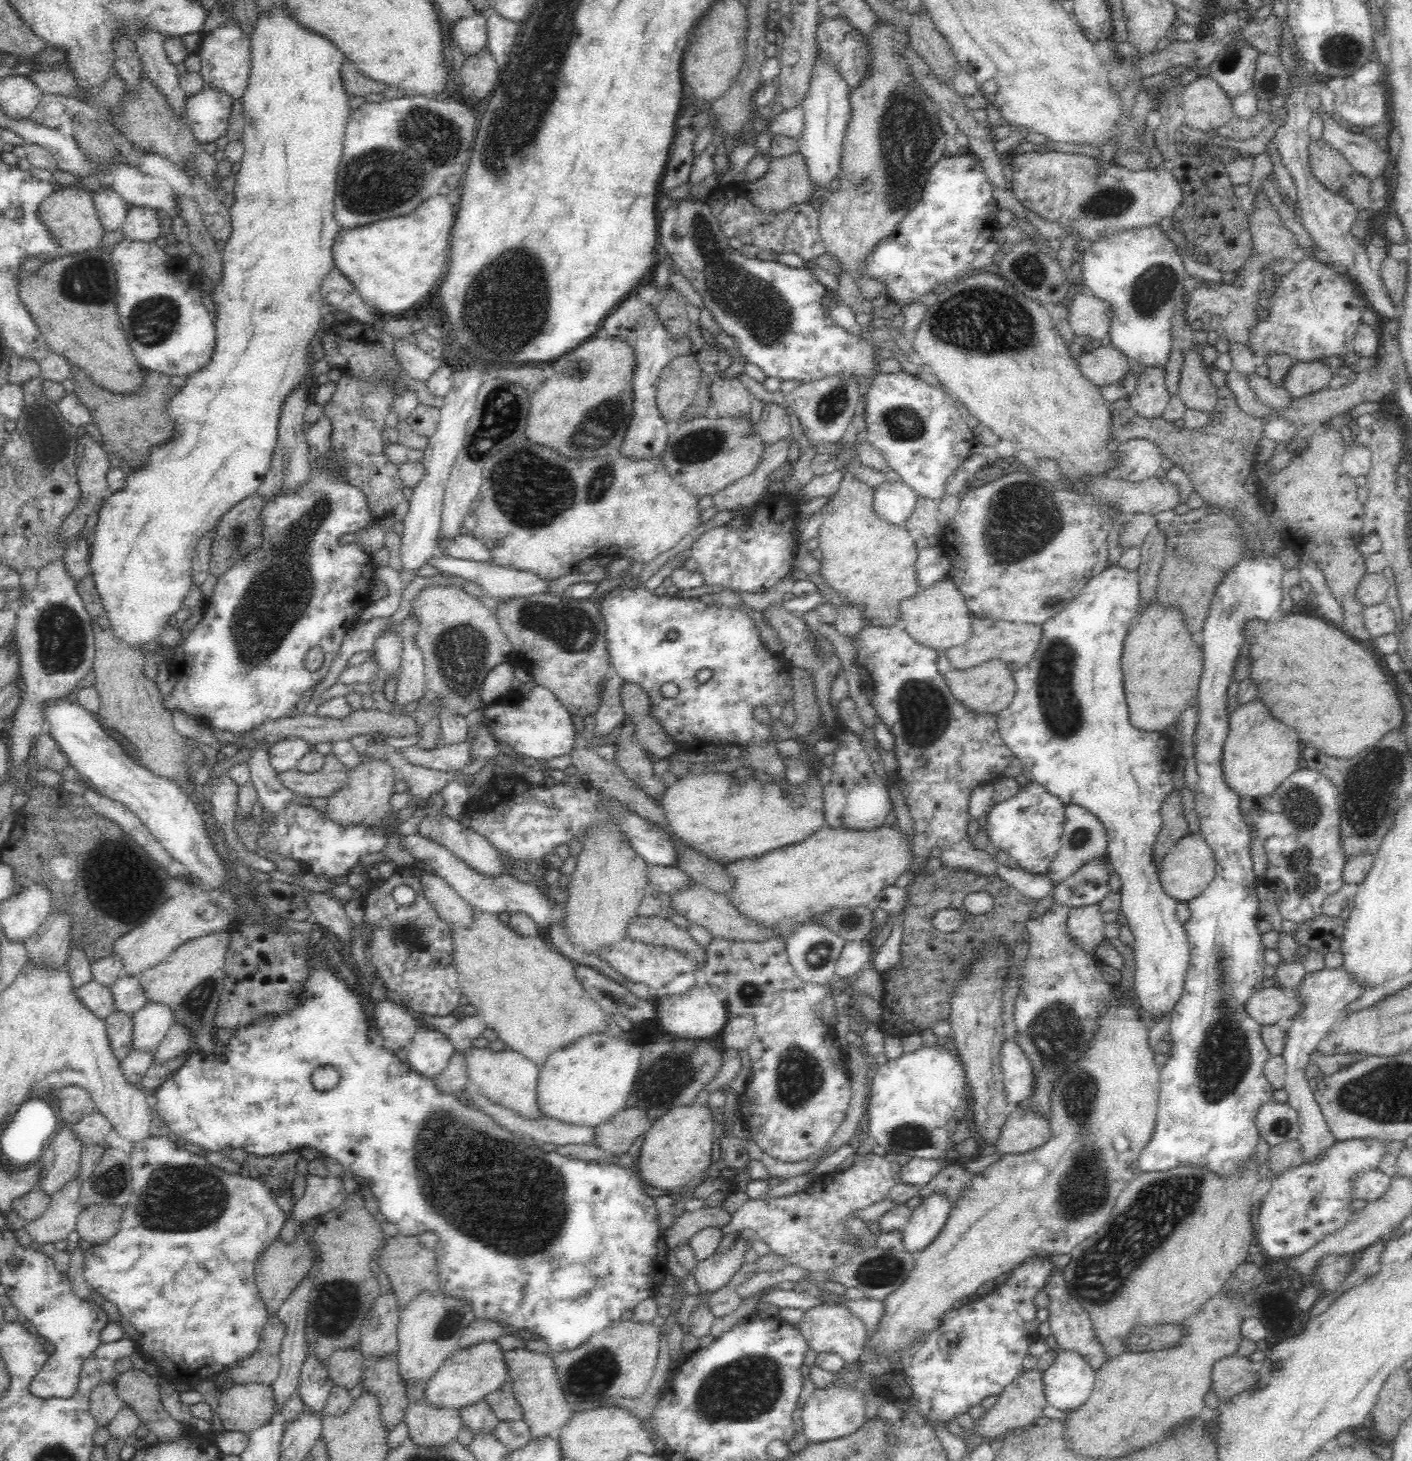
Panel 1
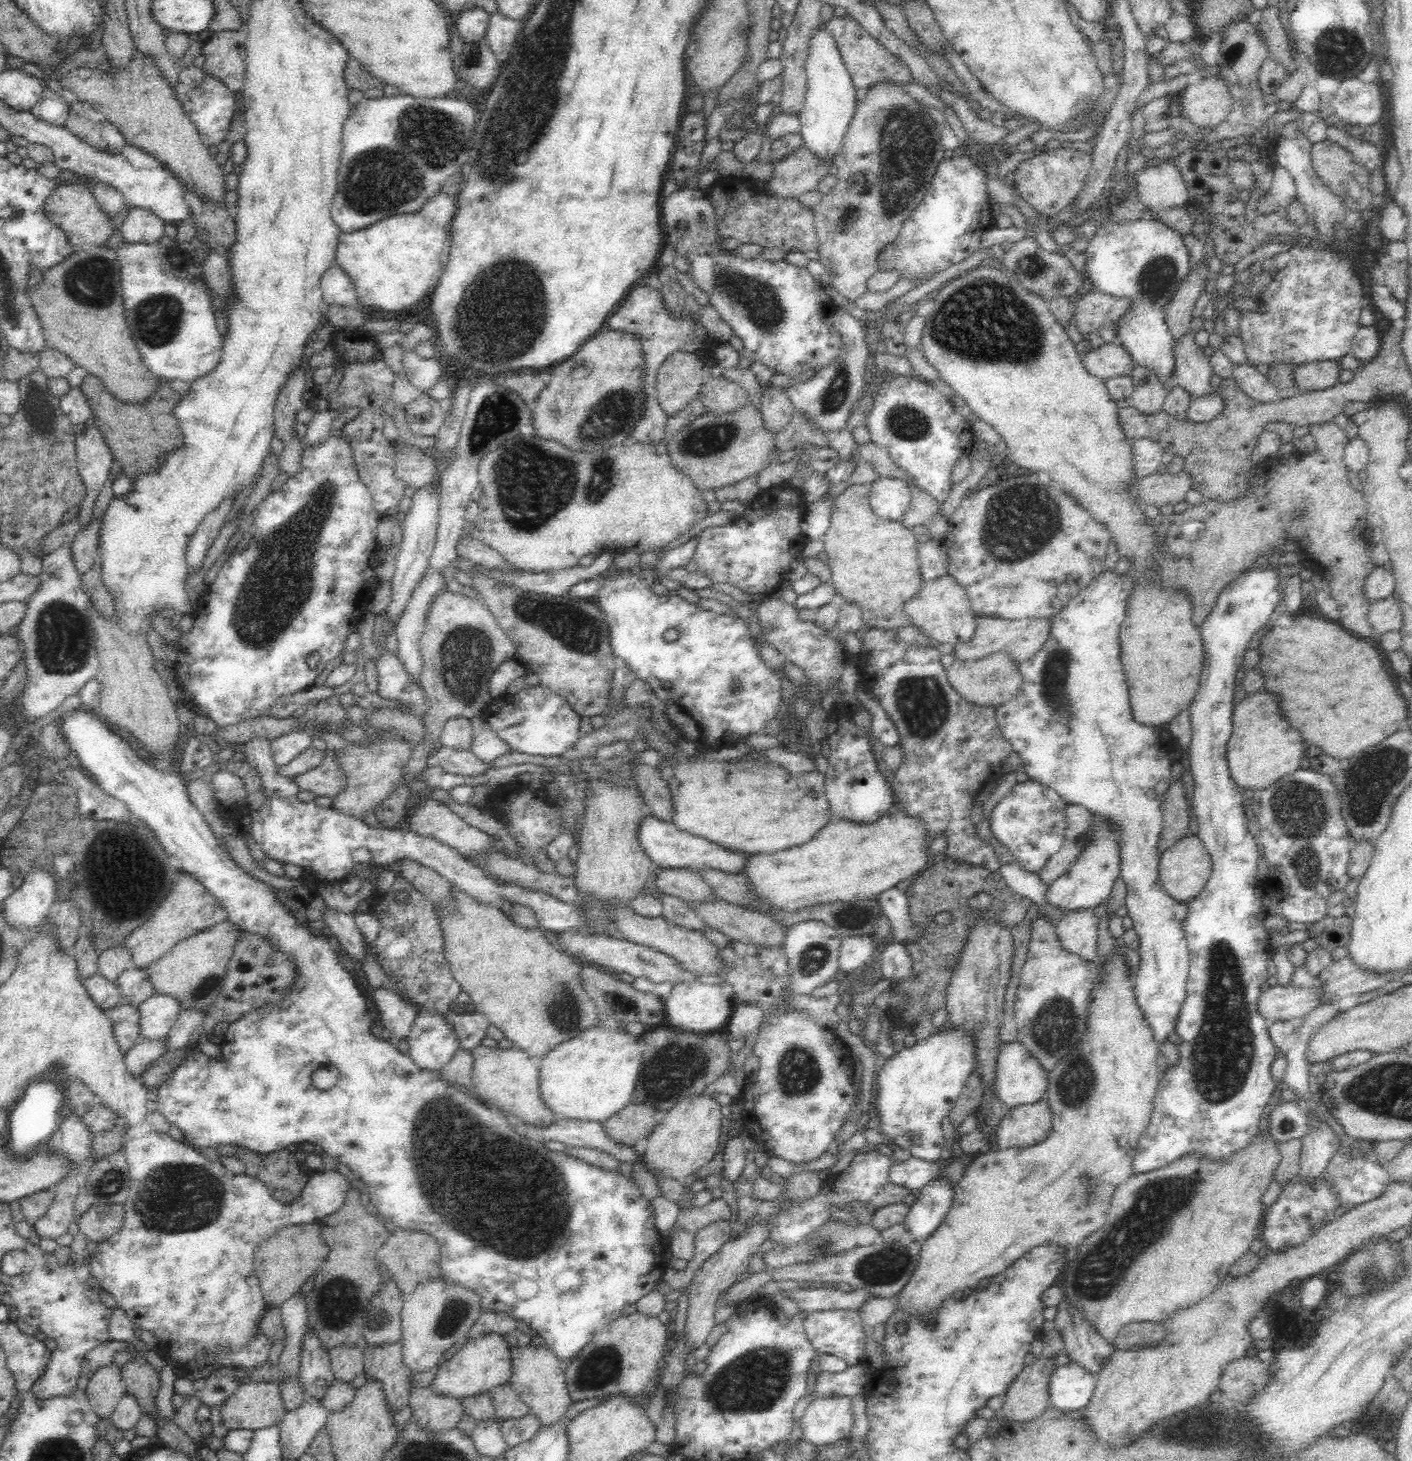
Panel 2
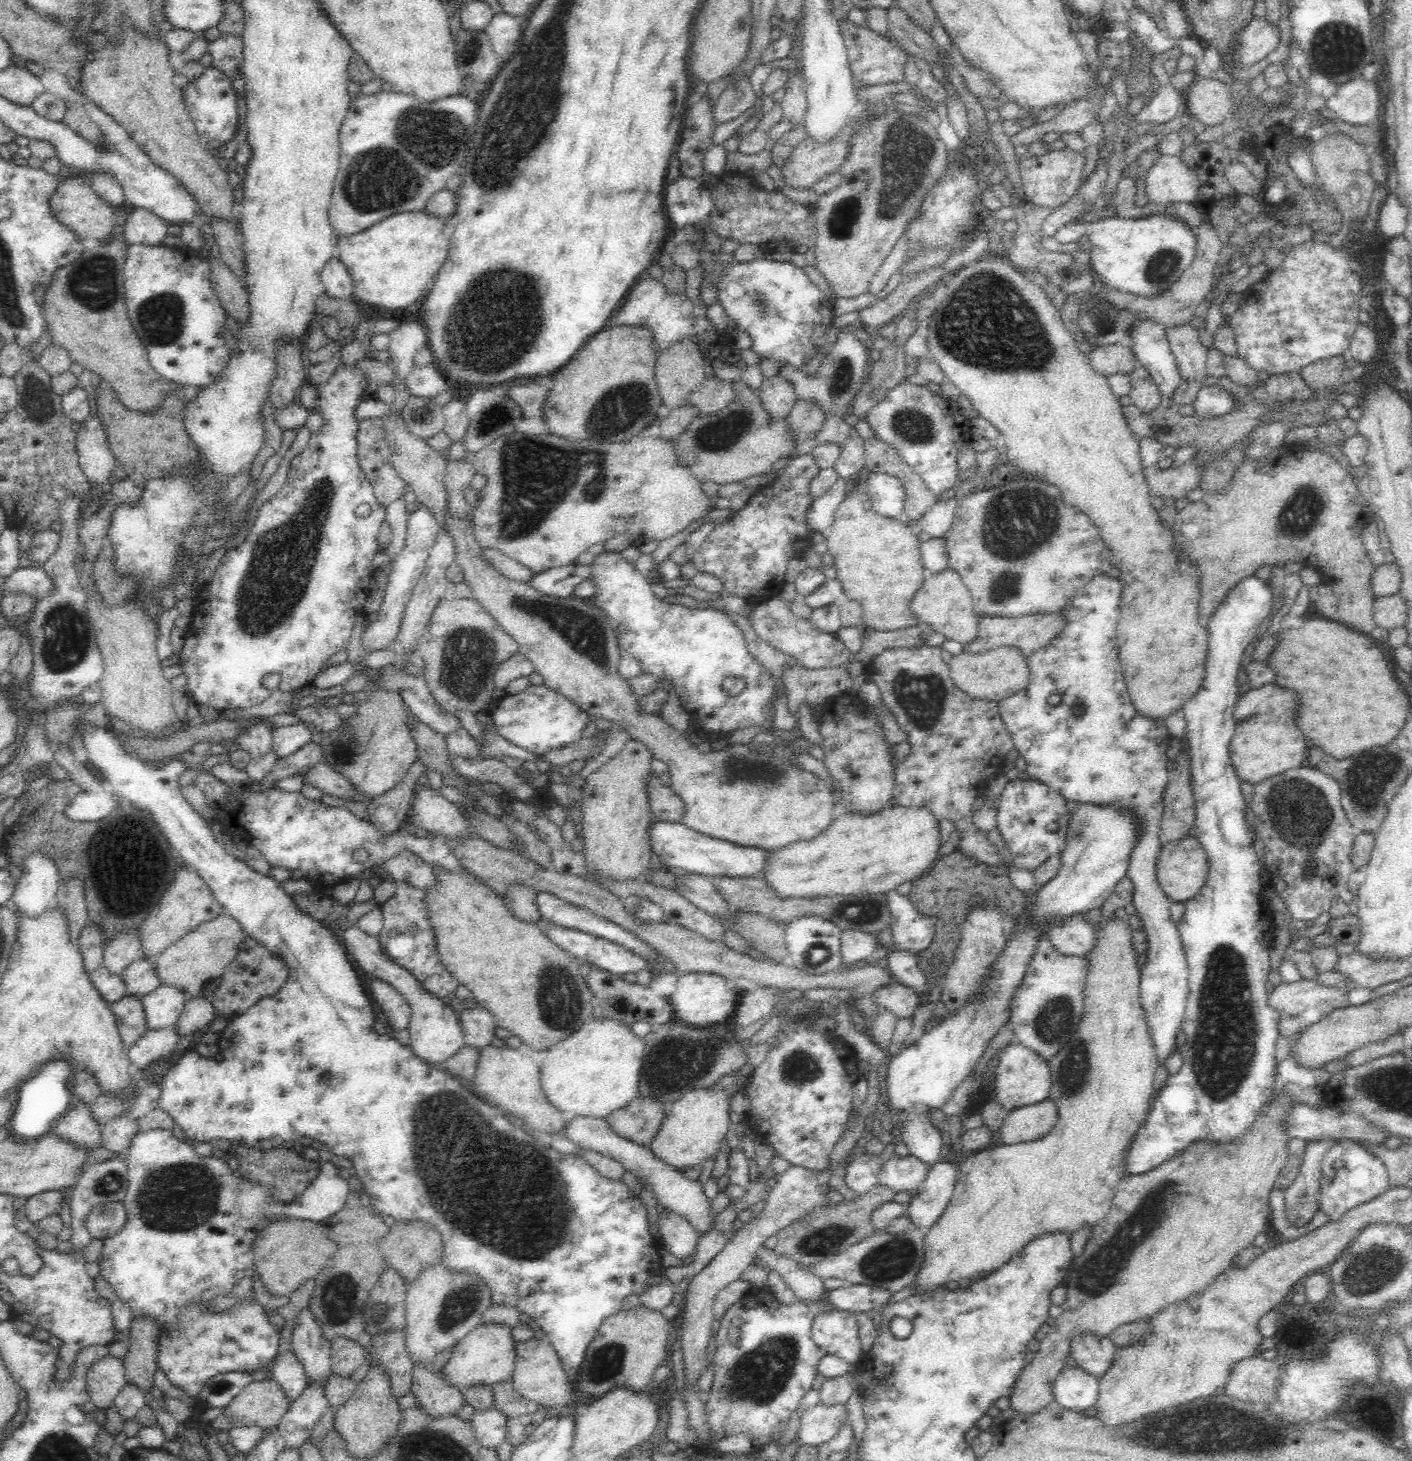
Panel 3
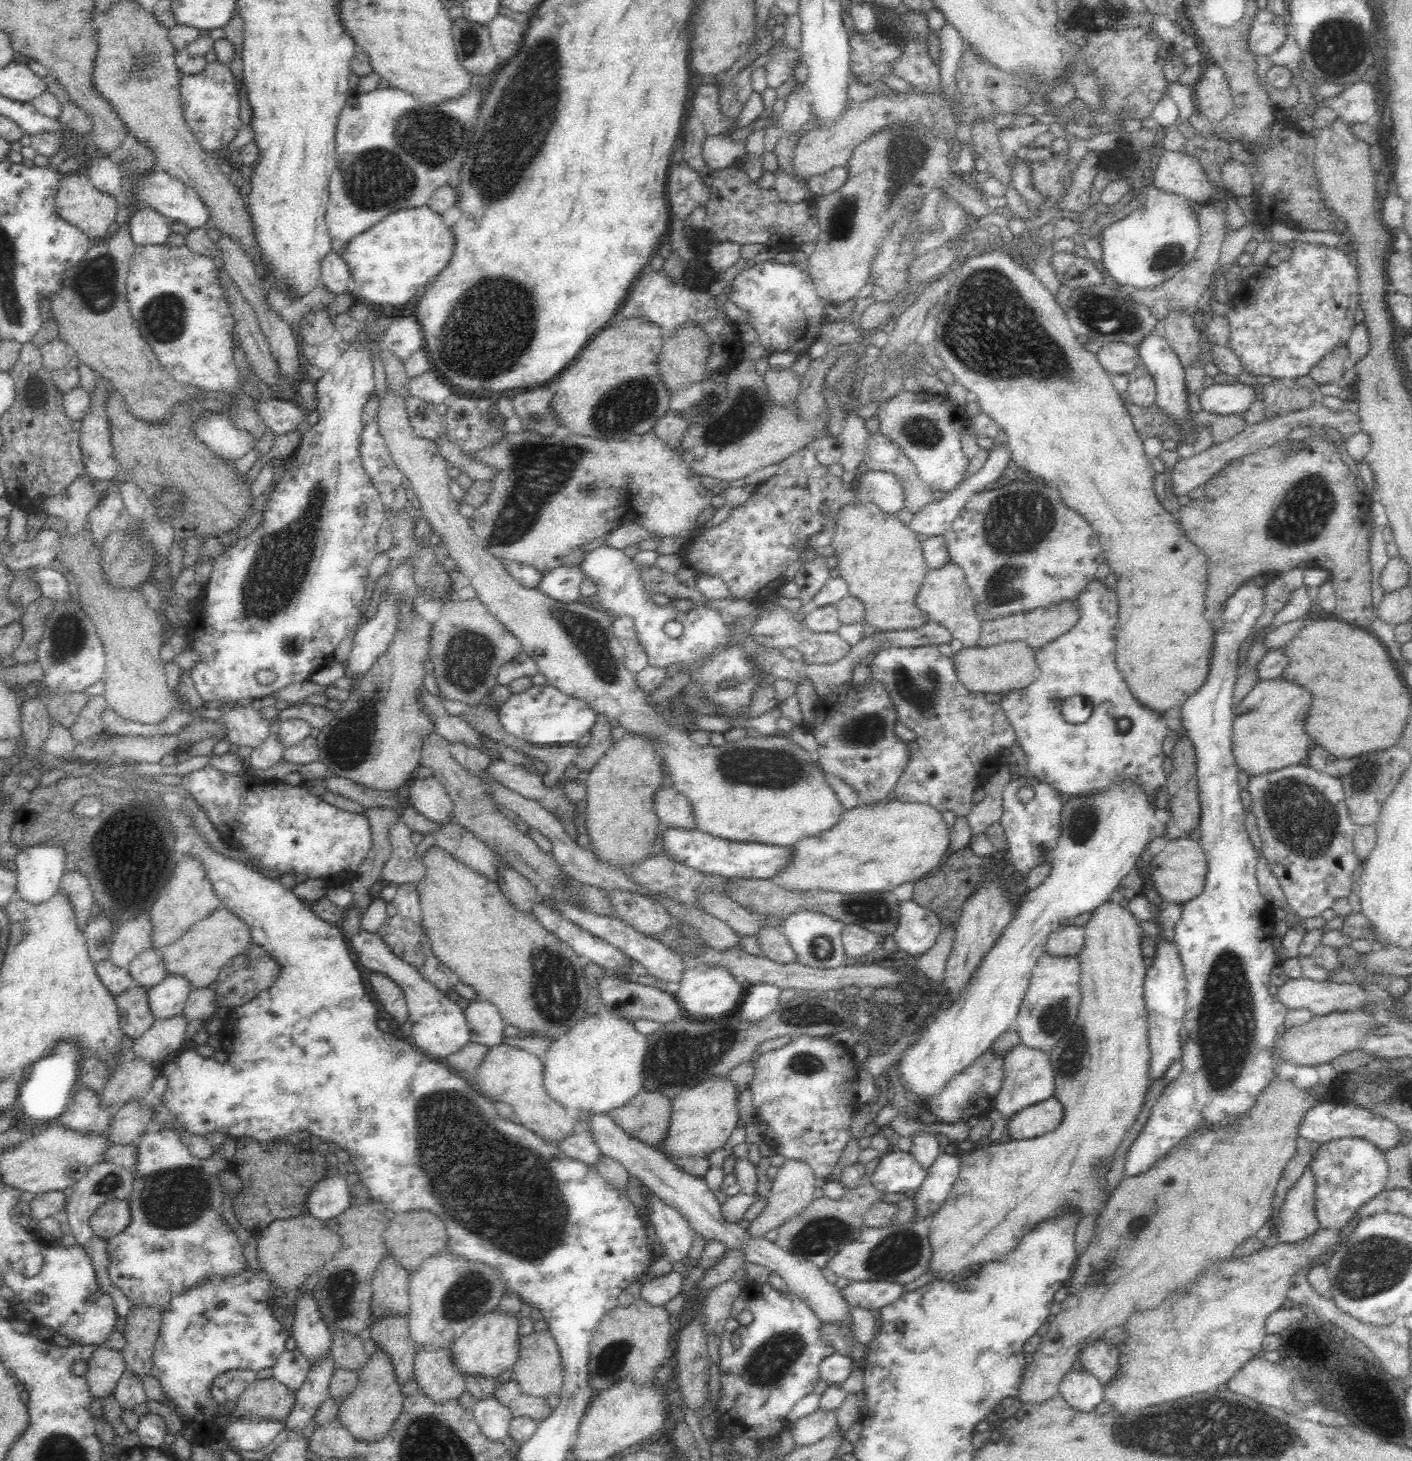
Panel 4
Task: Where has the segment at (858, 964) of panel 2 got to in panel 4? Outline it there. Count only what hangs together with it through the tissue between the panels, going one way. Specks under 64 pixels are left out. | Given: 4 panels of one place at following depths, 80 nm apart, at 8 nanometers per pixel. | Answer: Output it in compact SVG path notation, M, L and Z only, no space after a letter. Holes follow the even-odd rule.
M858 923L845 924L841 932L847 962L855 962L865 954L880 950L882 935L871 933Z

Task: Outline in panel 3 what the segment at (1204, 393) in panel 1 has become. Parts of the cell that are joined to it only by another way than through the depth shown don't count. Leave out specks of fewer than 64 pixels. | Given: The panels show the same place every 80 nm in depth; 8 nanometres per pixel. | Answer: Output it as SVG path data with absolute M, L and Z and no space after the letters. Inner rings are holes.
M1189 323L1166 328L1169 347L1180 371L1181 381L1196 381L1205 386L1207 349L1200 343L1198 329Z

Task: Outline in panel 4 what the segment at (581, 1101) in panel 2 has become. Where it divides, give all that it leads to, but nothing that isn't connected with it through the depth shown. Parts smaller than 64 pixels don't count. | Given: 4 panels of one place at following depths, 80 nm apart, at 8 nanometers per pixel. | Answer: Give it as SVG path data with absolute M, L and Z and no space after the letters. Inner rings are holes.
M598 1007L591 1010L566 1035L551 1042L543 1056L542 1084L558 1106L573 1113L609 1114L641 1092L647 1036L639 1034L632 1021Z

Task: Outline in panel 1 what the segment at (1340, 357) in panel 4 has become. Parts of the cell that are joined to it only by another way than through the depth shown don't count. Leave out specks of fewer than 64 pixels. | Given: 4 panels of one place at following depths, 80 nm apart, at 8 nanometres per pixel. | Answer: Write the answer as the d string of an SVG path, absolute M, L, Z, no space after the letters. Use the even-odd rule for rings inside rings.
M1294 361L1282 387L1294 399L1304 398L1335 383L1335 370L1318 361Z

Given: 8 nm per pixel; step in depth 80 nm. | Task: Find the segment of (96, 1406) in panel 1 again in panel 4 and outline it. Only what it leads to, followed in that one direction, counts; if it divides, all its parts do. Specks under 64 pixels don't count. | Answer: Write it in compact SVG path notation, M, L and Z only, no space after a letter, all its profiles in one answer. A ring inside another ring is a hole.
M97 1345L89 1358L85 1380L92 1398L102 1400L114 1394L119 1378L125 1371L123 1356L118 1351Z

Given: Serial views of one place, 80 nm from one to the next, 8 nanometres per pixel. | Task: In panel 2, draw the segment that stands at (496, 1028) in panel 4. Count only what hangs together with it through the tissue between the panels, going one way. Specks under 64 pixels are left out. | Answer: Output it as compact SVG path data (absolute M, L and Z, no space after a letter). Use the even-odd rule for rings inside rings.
M453 1008L444 1014L444 1018L457 1035L460 1048L469 1051L481 1045L490 1026L487 1018L480 1013L460 1014L456 1013Z

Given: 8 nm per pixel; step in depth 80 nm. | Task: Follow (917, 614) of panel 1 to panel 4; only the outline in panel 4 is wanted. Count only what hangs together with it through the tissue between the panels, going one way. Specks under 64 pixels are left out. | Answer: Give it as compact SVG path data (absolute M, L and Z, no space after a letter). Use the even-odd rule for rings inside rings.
M946 564L929 570L916 596L915 605L934 623L940 624L950 634L950 639L960 640L964 647L976 647L981 632L981 621L975 612L975 600L966 583L962 567Z

